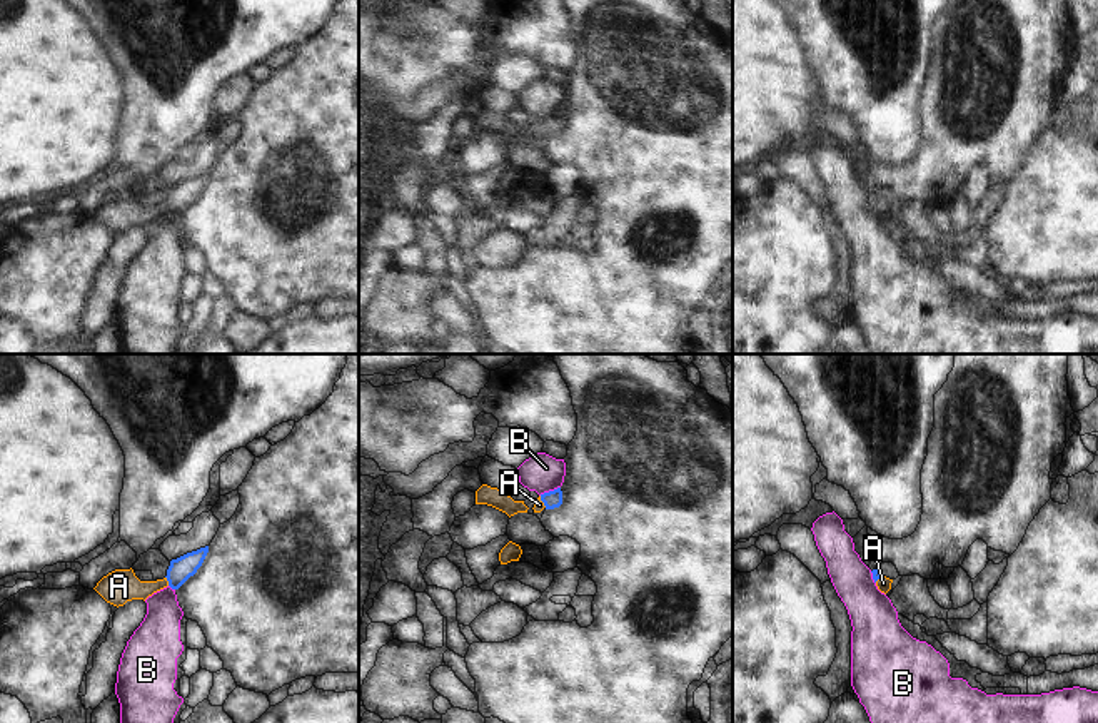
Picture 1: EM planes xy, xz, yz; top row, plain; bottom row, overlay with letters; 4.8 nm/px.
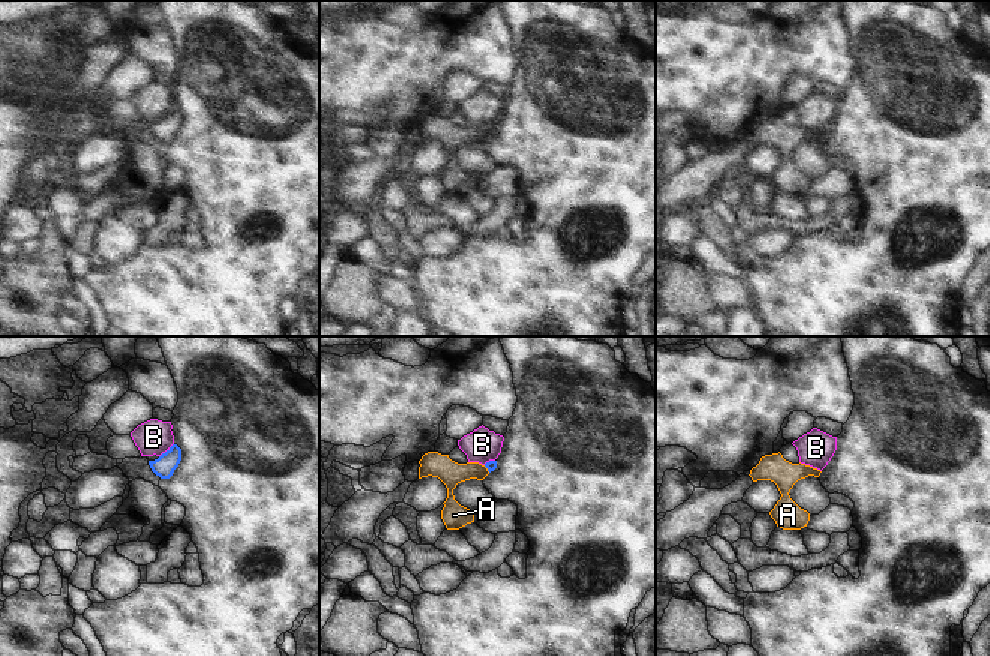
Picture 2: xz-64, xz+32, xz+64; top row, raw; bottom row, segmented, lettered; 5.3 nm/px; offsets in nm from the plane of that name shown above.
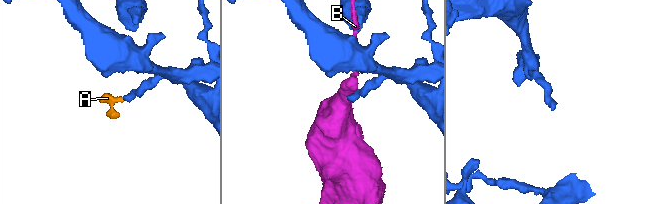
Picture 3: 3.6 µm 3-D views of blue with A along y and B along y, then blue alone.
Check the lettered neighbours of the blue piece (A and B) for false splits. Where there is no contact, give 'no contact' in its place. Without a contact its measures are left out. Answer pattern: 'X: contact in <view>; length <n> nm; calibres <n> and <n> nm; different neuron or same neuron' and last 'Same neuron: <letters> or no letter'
A: contact in xy; length 50 nm; calibres 110 and 160 nm; same neuron
B: contact in xz; length 110 nm; calibres 90 and 190 nm; different neuron
Same neuron: A

